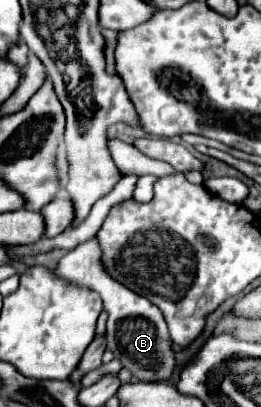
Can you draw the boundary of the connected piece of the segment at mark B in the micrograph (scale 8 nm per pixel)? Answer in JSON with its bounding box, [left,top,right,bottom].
[54,236,176,382]

